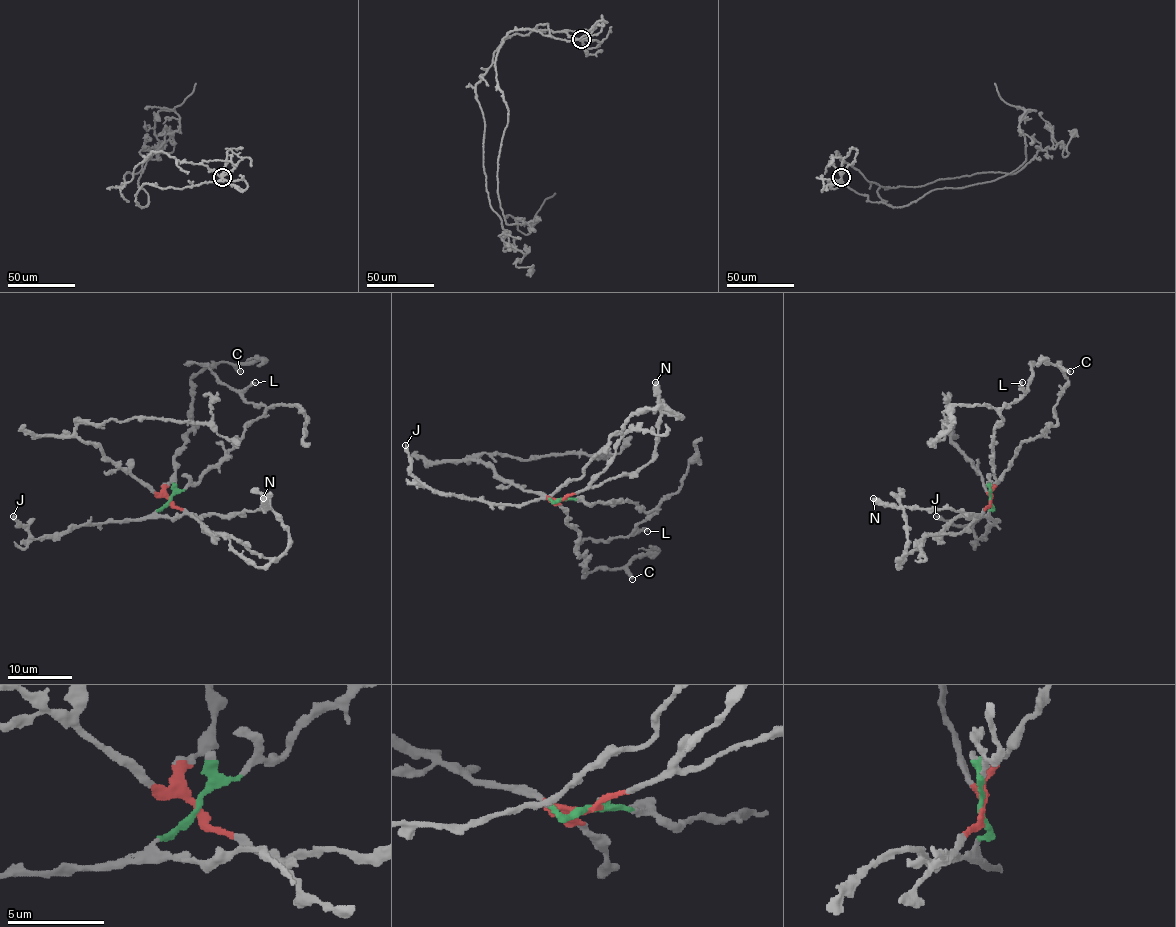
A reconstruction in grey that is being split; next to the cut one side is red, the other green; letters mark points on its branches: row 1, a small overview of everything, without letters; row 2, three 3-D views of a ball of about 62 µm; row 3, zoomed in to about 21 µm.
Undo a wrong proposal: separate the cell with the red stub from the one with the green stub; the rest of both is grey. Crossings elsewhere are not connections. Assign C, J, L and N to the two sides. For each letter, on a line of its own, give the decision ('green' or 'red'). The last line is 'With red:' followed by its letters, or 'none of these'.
C: red
J: green
L: green
N: red
With red: C, N

